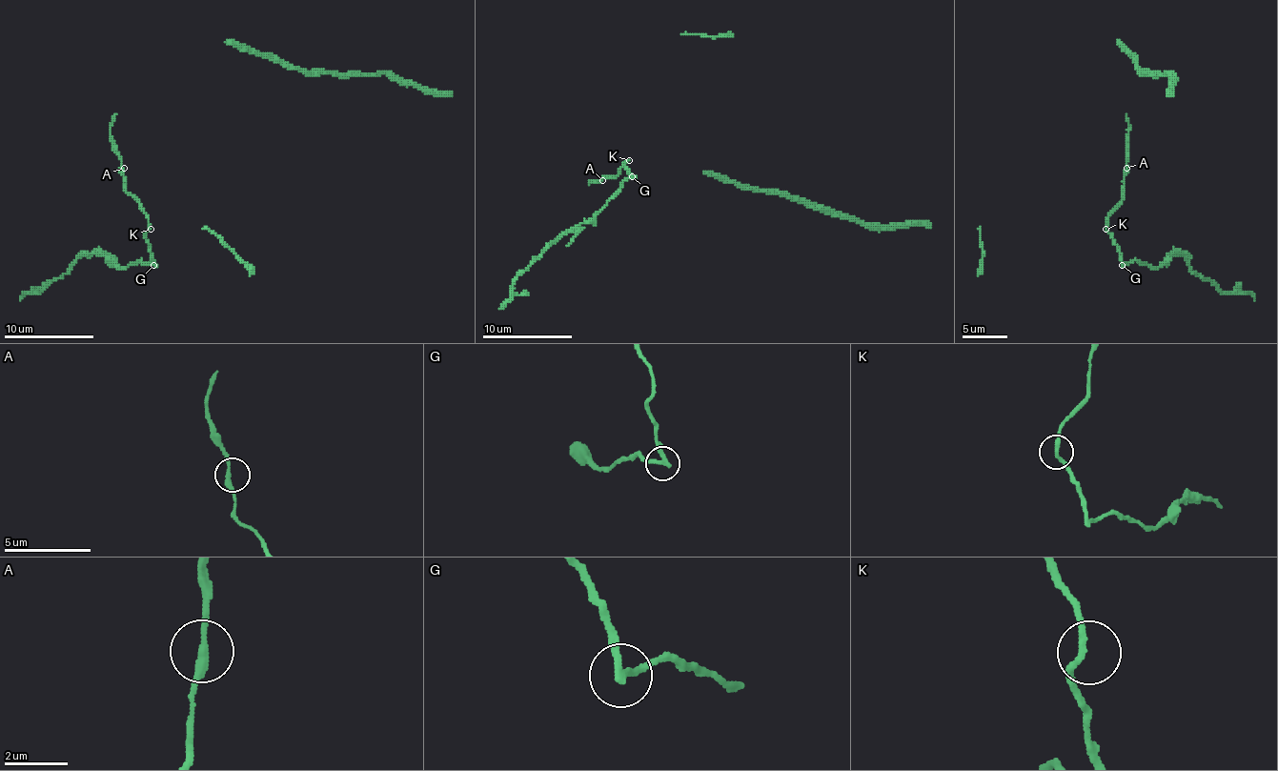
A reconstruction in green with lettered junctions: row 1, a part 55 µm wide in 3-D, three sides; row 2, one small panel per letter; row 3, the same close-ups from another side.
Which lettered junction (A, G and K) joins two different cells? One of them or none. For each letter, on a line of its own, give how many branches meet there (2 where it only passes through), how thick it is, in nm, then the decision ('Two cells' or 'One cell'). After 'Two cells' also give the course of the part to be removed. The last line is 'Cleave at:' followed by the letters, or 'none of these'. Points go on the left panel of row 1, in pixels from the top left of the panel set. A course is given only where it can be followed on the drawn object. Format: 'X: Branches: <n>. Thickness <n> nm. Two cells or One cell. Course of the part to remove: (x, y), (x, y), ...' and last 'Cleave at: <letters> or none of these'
A: Branches: 2. Thickness 260 nm. One cell
G: Branches: 2. Thickness 240 nm. Two cells. Course of the part to remove: (152, 265), (137, 260), (119, 267), (99, 253), (83, 253), (65, 273), (20, 300)
K: Branches: 2. Thickness 200 nm. One cell
Cleave at: G

